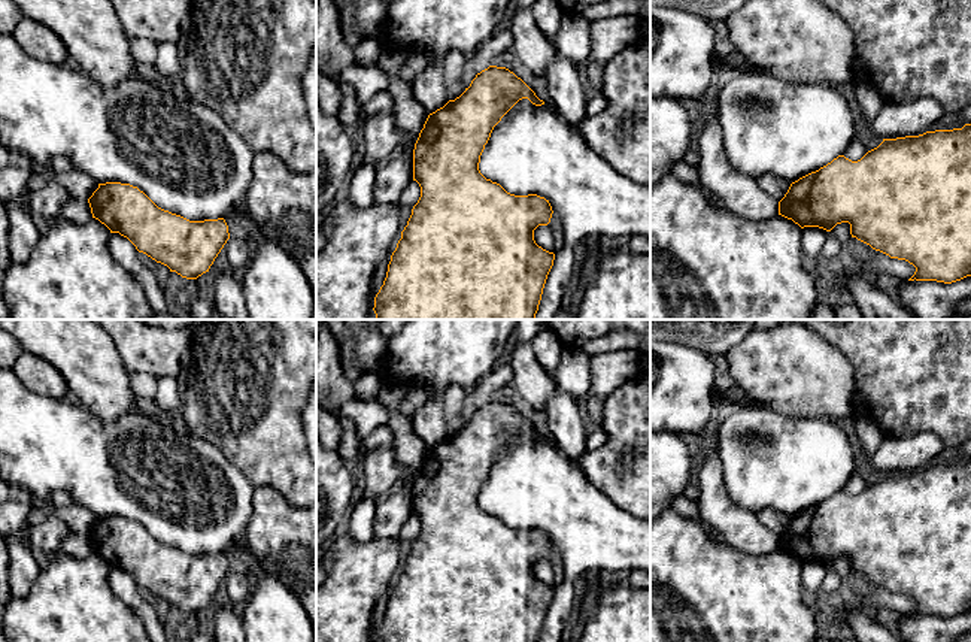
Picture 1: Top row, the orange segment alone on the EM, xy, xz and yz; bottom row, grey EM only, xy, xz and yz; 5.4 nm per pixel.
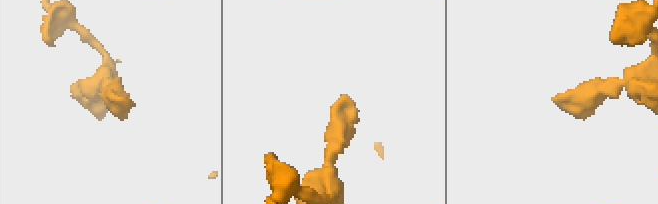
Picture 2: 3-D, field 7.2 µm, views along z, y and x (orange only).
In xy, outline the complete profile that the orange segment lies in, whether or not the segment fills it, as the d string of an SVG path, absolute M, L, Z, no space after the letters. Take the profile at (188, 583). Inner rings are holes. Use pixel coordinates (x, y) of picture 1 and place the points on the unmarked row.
M98 518L88 537L92 552L110 567L127 572L139 587L186 614L209 606L230 573L224 552L189 555L158 542L130 518Z

